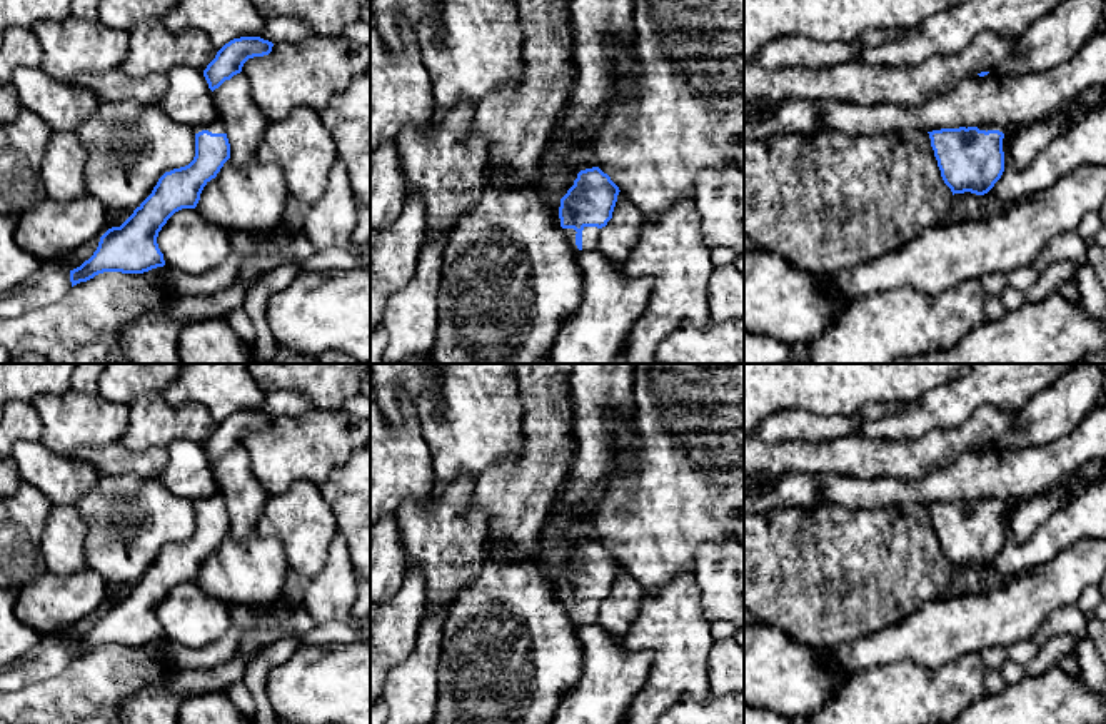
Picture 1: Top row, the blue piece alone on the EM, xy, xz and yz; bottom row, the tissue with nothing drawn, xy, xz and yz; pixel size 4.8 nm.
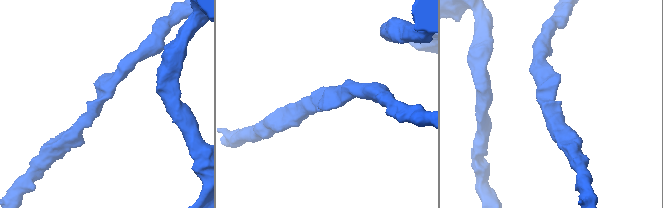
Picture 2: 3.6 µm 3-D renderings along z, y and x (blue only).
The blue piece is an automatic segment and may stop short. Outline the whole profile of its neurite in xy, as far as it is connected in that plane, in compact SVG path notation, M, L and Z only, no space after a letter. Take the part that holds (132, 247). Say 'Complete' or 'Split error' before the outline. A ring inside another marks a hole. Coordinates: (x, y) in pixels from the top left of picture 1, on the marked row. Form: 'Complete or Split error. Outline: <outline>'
Split error. Outline: M220 118L197 125L192 132L194 160L165 172L133 214L100 237L93 255L70 270L72 287L103 272L143 274L165 265L157 244L158 232L175 212L197 207L204 187L230 158L230 143Z

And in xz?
Split error. Outline: M599 167L577 173L559 207L561 227L576 252L597 249L601 229L612 219L619 192Z

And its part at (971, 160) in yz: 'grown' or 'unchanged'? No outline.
grown

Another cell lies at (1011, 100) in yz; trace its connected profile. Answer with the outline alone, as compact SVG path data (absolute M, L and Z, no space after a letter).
M1106 27L1071 60L1051 70L1008 77L996 72L984 77L973 75L923 107L892 103L862 107L807 100L787 100L761 113L744 107L744 140L777 133L839 132L857 137L909 128L933 132L979 125L1009 130L1053 115L1096 85L1106 85Z

